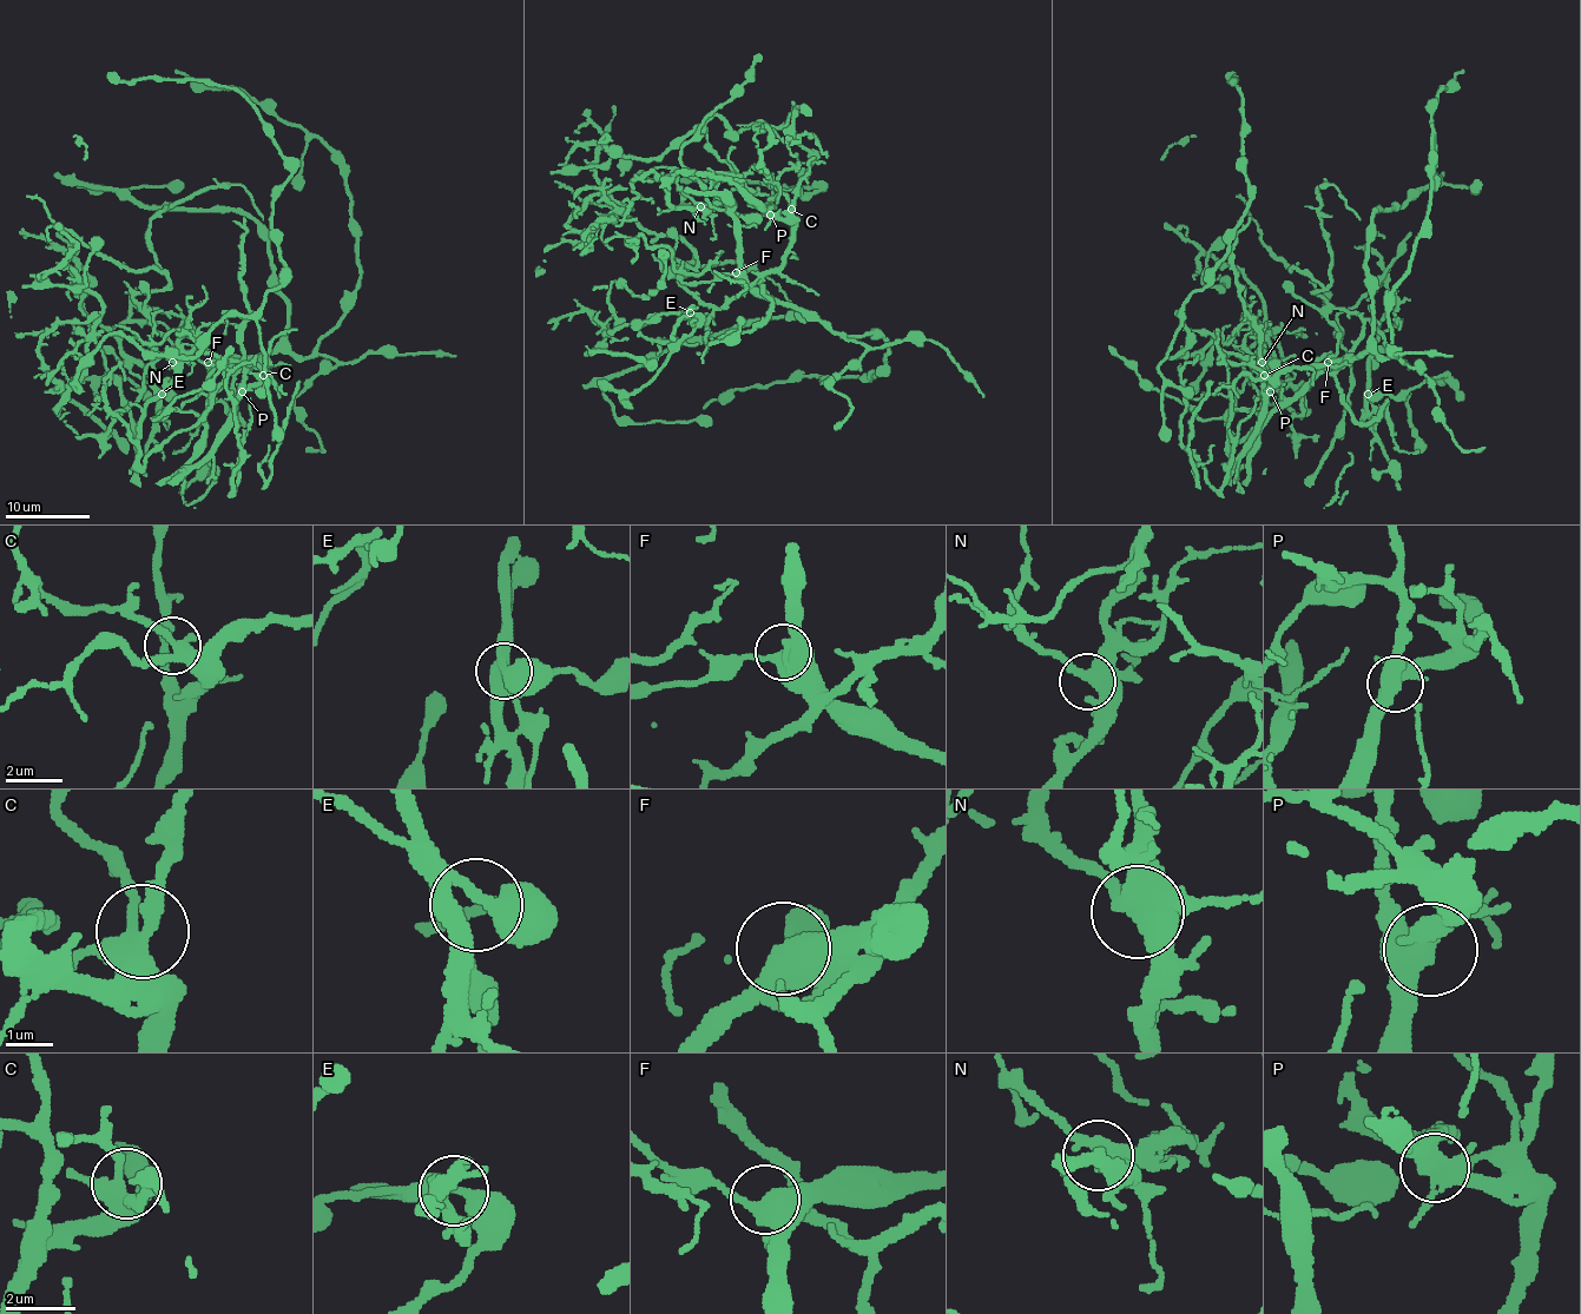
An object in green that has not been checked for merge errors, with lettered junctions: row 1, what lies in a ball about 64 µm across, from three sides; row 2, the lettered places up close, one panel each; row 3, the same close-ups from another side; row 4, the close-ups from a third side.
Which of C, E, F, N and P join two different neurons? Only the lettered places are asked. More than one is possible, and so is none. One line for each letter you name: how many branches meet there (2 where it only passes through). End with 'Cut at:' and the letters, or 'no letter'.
Cut at: no letter

